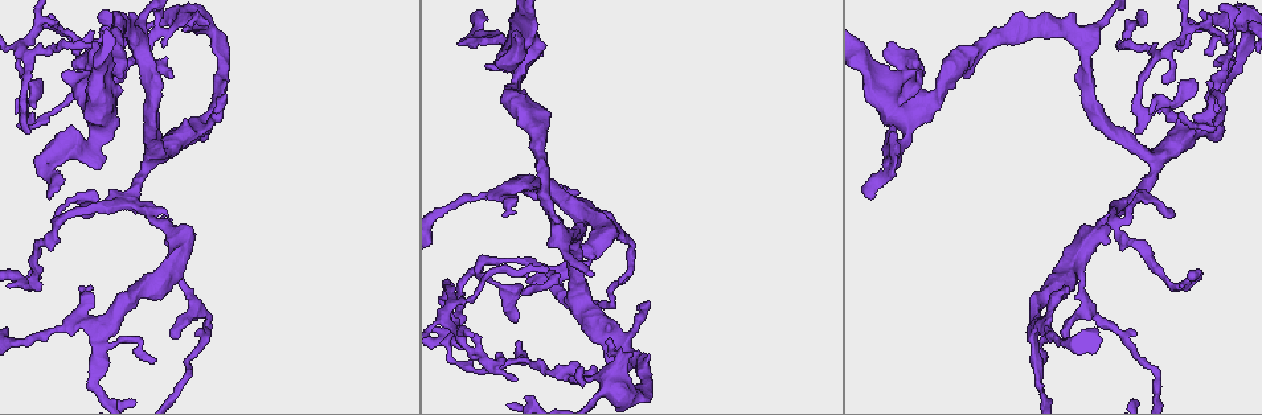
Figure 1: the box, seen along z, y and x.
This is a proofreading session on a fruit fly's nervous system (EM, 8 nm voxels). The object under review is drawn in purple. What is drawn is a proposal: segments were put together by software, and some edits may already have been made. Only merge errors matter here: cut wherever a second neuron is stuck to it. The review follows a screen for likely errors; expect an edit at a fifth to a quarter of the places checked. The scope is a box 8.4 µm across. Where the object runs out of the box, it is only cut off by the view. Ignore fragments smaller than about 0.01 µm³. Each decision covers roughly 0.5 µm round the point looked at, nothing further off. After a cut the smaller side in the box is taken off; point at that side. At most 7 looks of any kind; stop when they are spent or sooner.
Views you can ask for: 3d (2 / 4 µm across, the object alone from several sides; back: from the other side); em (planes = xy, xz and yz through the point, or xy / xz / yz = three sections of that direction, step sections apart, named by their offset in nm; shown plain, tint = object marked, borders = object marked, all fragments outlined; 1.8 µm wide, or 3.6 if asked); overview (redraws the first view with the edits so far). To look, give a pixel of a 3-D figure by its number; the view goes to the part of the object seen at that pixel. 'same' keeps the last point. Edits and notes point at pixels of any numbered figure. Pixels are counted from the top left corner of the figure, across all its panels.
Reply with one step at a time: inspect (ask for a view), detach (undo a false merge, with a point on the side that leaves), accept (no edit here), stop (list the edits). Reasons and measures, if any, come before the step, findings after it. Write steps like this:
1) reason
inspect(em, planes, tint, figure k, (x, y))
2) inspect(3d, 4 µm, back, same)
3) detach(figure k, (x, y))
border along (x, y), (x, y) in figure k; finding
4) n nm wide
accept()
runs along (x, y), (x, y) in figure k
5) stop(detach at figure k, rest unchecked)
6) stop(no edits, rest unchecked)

abrupt turn
inspect(em, 3.6 µm, planes, tint, figure 1, (23, 90))

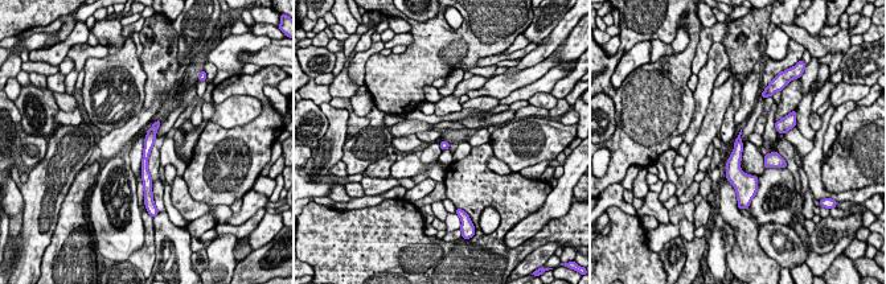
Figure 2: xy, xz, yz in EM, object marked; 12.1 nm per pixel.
accept()
continuous, no second neuron

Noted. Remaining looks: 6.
three arms meet
inspect(3d, 4 µm, figure 1, (1128, 197))

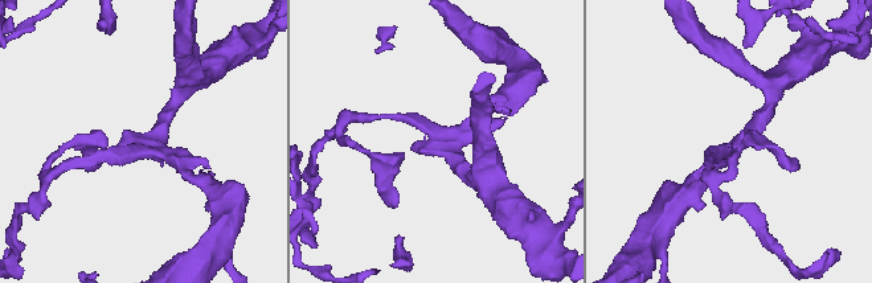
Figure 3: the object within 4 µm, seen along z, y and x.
inspect(em, planes, tint, figure 3, (156, 142))

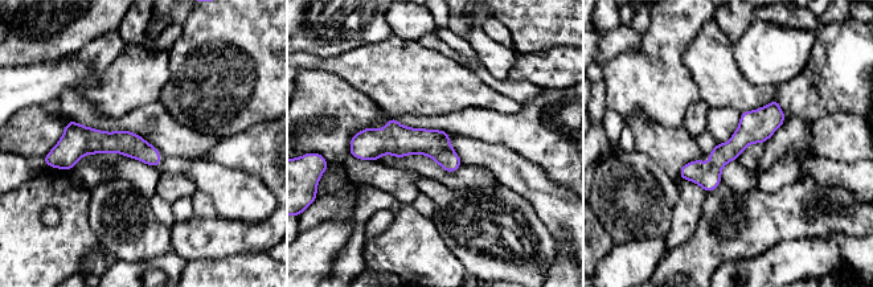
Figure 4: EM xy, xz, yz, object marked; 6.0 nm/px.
accept()
runs along (775, 105), (706, 172), (683, 175) in figure 4; continuous, no second neuron

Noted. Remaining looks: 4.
abrupt turn
inspect(em, planes, tint, figure 1, (28, 284))

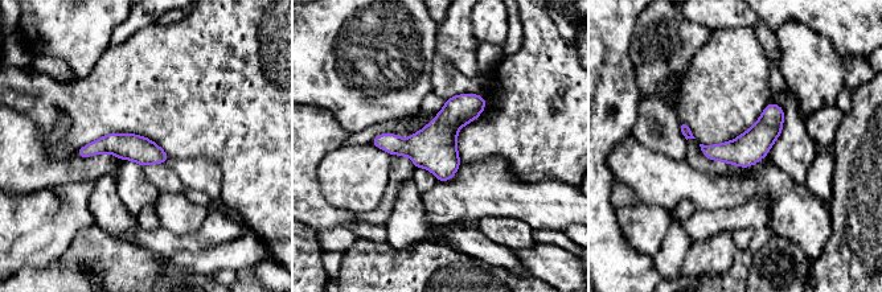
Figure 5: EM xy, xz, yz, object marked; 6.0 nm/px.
160 nm wide
accept()
runs along (481, 101), (427, 144), (376, 142) in figure 5; continuous, no second neuron

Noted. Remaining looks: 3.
stop(no edits, rest unchecked)

